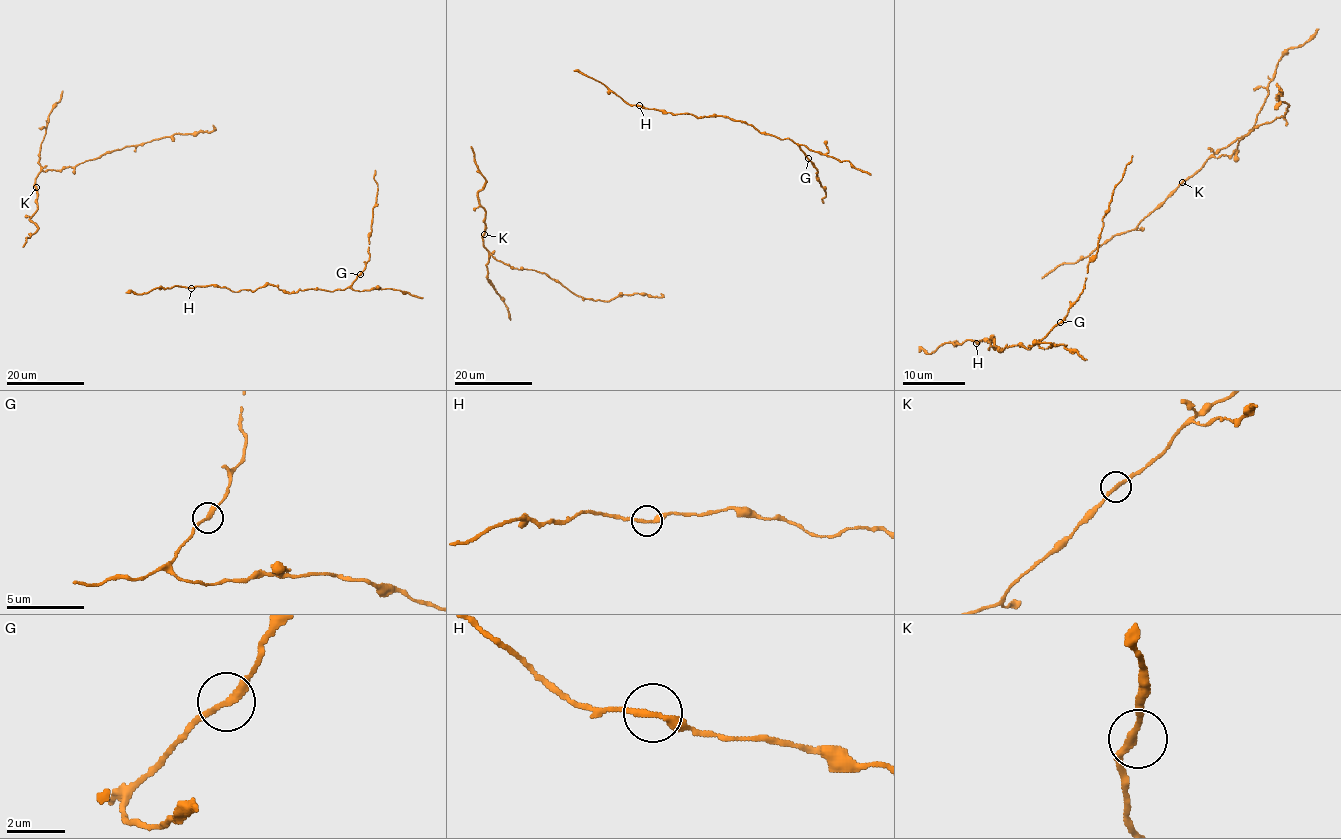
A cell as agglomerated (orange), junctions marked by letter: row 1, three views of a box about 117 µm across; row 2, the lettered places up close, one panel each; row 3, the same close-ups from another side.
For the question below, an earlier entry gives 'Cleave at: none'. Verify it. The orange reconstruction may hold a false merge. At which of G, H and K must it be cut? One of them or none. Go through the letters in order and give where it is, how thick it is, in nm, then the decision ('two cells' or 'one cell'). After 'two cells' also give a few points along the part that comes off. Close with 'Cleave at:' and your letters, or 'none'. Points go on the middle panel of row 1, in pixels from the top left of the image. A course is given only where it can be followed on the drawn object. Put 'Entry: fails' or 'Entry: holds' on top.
Entry: holds
G: at (808, 158); 240 nm thick; one cell
H: at (639, 105); 240 nm thick; one cell
K: at (484, 234); 240 nm thick; one cell
Cleave at: none

